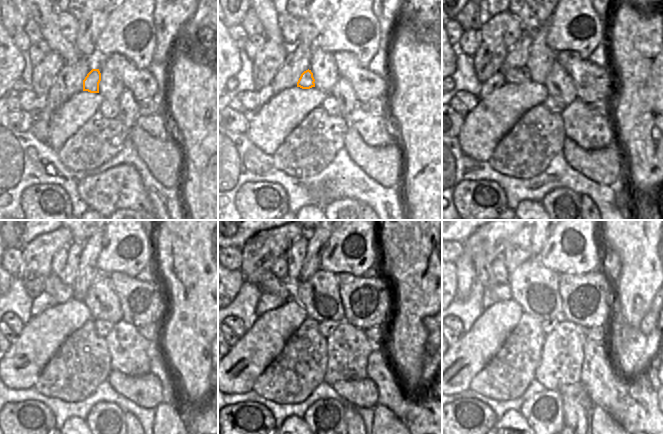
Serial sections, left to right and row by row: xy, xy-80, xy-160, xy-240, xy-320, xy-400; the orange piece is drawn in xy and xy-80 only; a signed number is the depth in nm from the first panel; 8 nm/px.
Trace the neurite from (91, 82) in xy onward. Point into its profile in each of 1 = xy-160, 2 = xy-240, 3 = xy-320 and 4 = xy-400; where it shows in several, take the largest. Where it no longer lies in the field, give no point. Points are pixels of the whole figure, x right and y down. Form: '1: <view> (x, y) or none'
1: xy-160 (510, 74)
2: xy-240 (62, 293)
3: xy-320 (268, 282)
4: xy-400 (485, 276)

